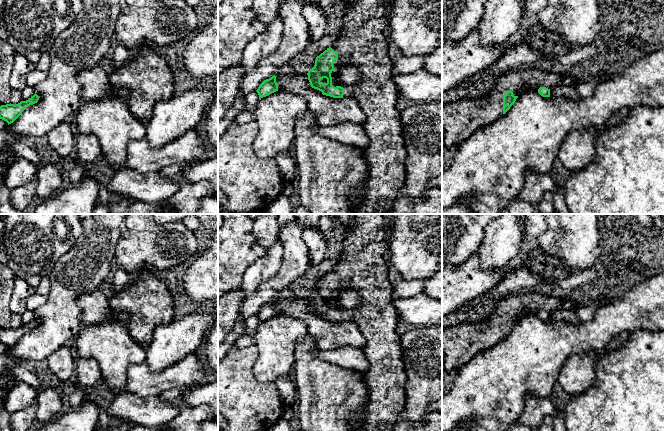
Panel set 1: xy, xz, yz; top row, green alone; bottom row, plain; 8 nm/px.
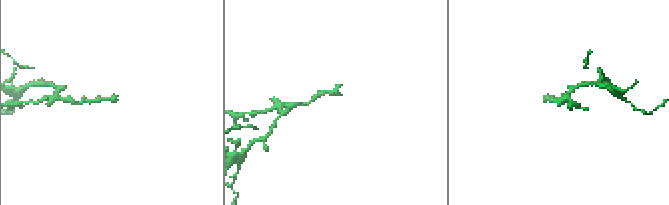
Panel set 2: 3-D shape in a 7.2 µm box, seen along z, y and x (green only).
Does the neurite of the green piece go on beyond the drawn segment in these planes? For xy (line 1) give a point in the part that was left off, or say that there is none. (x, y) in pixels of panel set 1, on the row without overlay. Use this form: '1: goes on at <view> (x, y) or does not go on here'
1: does not go on here

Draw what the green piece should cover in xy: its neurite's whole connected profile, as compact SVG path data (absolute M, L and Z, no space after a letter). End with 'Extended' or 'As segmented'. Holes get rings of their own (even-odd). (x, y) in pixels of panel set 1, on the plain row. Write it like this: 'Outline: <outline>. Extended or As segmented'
Outline: M35 317L31 322L26 325L21 325L18 328L6 328L0 330L0 343L9 348L13 347L22 336L30 329L37 327L39 324L38 319Z. As segmented

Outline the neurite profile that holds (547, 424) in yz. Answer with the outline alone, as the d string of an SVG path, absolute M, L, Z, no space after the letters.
M546 415L537 431L554 431L554 417Z

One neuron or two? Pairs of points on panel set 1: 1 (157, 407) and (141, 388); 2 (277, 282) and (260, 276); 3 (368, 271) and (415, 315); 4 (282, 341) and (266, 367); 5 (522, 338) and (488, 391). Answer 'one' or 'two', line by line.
1: two
2: two
3: two
4: one
5: one

